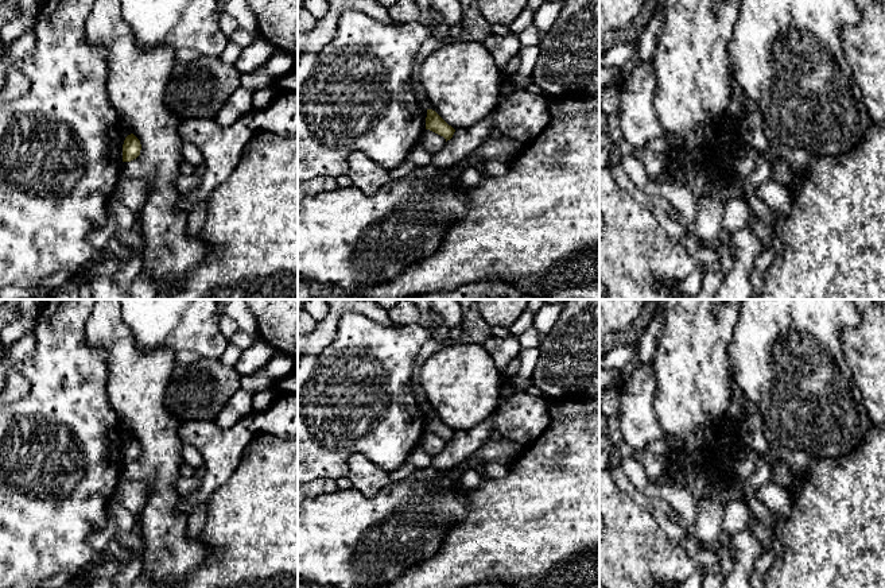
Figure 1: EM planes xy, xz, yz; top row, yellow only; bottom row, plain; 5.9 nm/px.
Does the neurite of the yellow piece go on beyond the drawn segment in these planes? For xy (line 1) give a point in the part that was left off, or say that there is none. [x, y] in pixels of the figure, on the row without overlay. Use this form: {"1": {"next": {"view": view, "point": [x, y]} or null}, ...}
{"1": {"next": null}}

